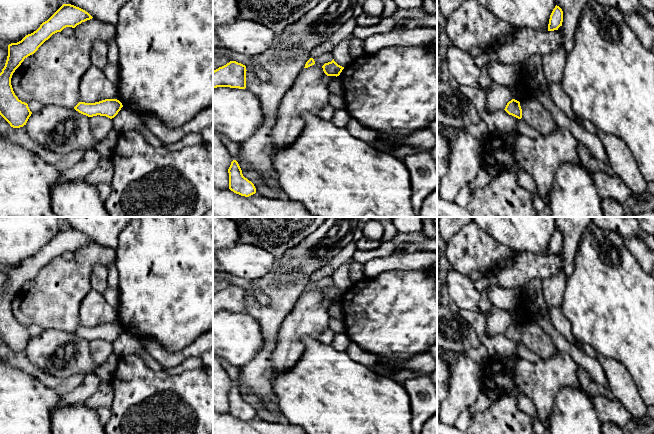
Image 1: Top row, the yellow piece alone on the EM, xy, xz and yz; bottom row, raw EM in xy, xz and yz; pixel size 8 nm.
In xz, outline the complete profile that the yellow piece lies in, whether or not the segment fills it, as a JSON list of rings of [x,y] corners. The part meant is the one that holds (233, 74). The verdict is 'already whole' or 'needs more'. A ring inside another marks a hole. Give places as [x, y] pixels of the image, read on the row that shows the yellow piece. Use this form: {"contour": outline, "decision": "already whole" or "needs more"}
{"contour": [[[236,61],[213,71],[213,89],[217,87],[246,88],[246,66]]], "decision": "already whole"}

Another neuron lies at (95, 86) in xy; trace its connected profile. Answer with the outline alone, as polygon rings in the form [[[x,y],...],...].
[[[91,65],[81,78],[79,100],[95,103],[105,99],[115,99],[117,92],[117,85],[104,74],[103,70]]]

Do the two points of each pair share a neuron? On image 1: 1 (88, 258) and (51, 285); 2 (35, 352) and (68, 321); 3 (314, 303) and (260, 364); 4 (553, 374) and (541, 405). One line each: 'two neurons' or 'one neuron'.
1: one neuron
2: two neurons
3: two neurons
4: one neuron

